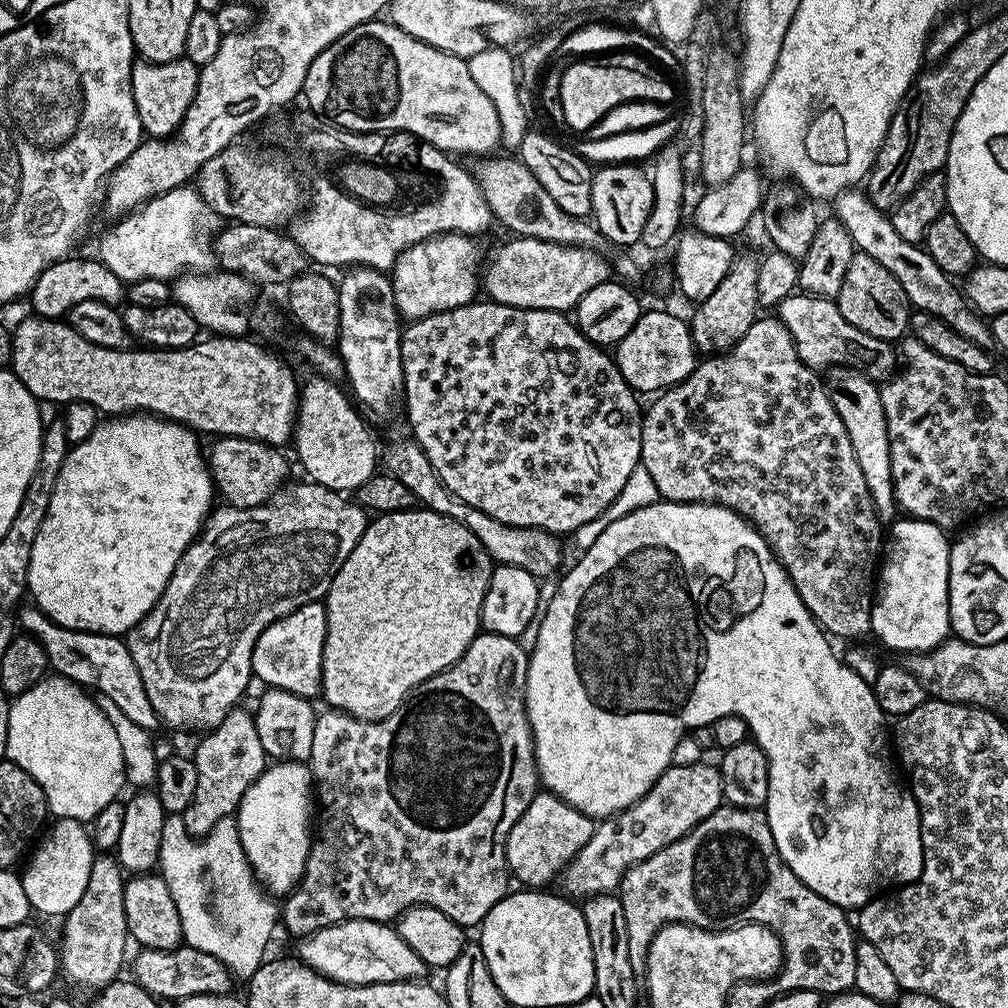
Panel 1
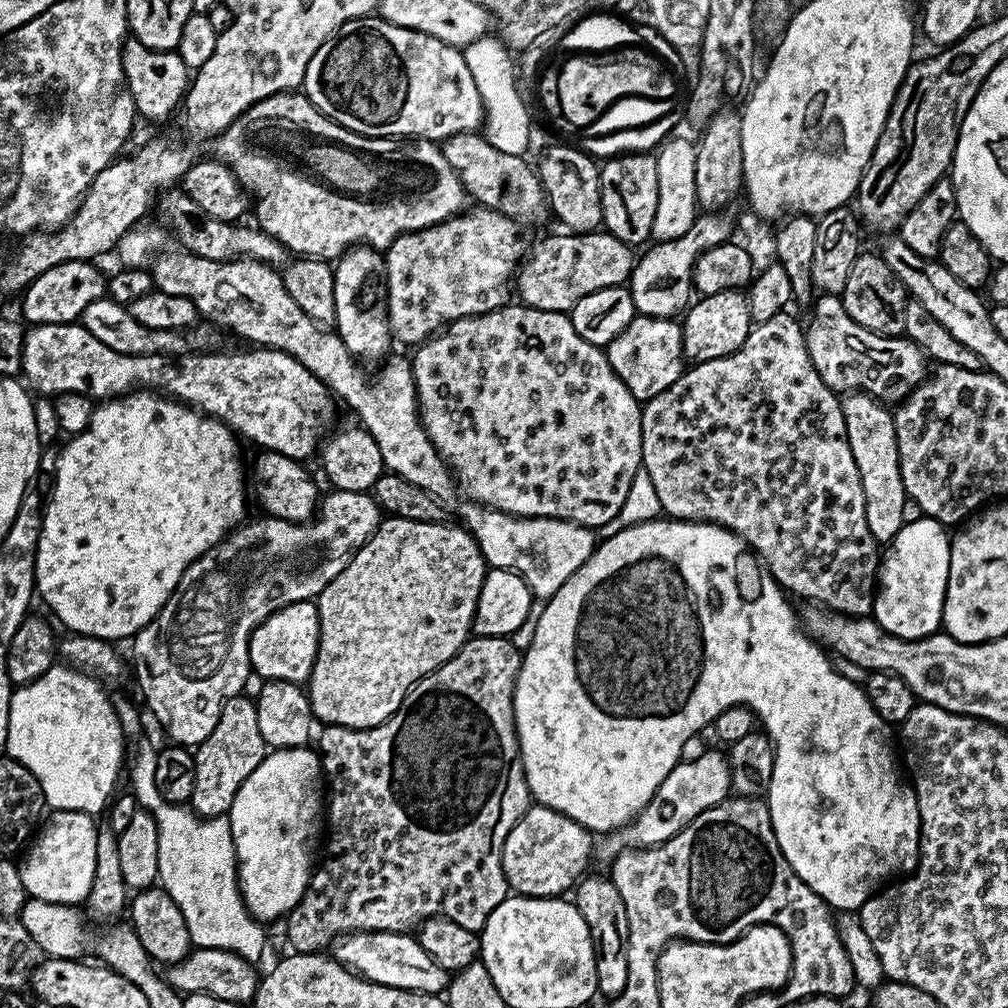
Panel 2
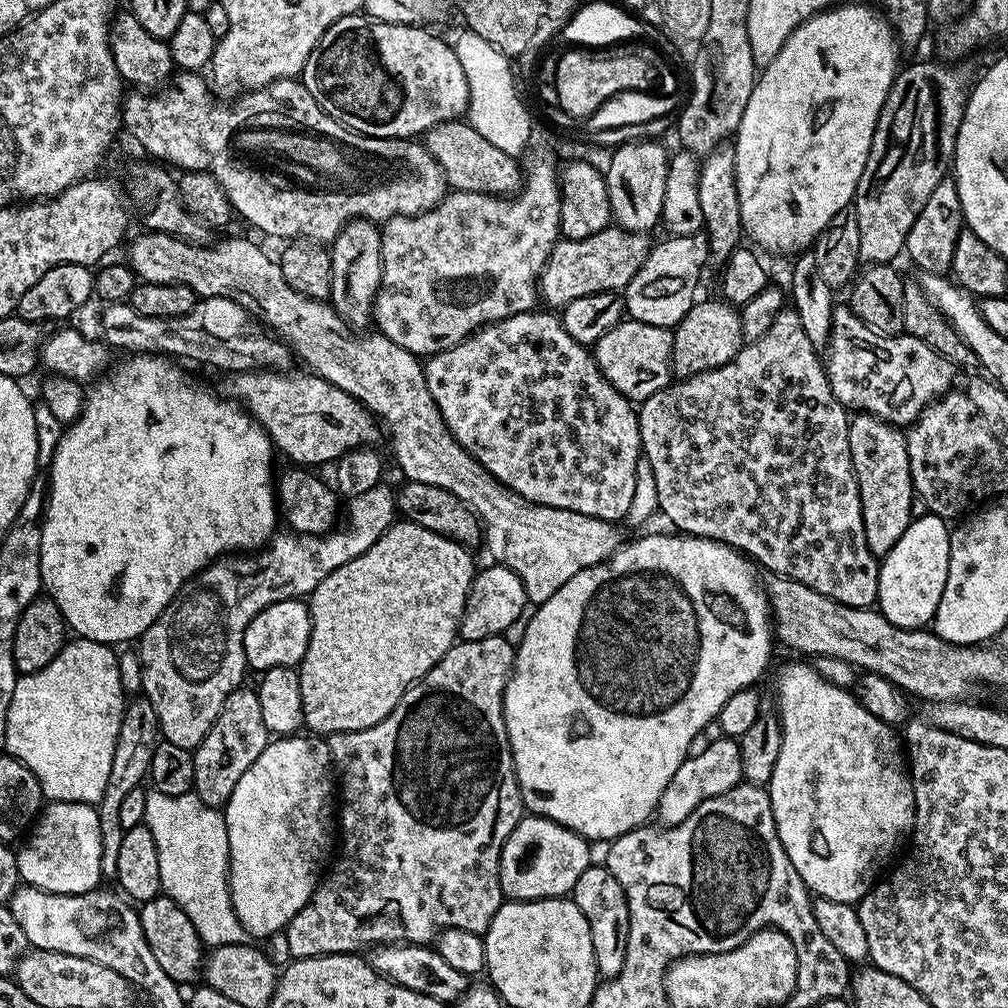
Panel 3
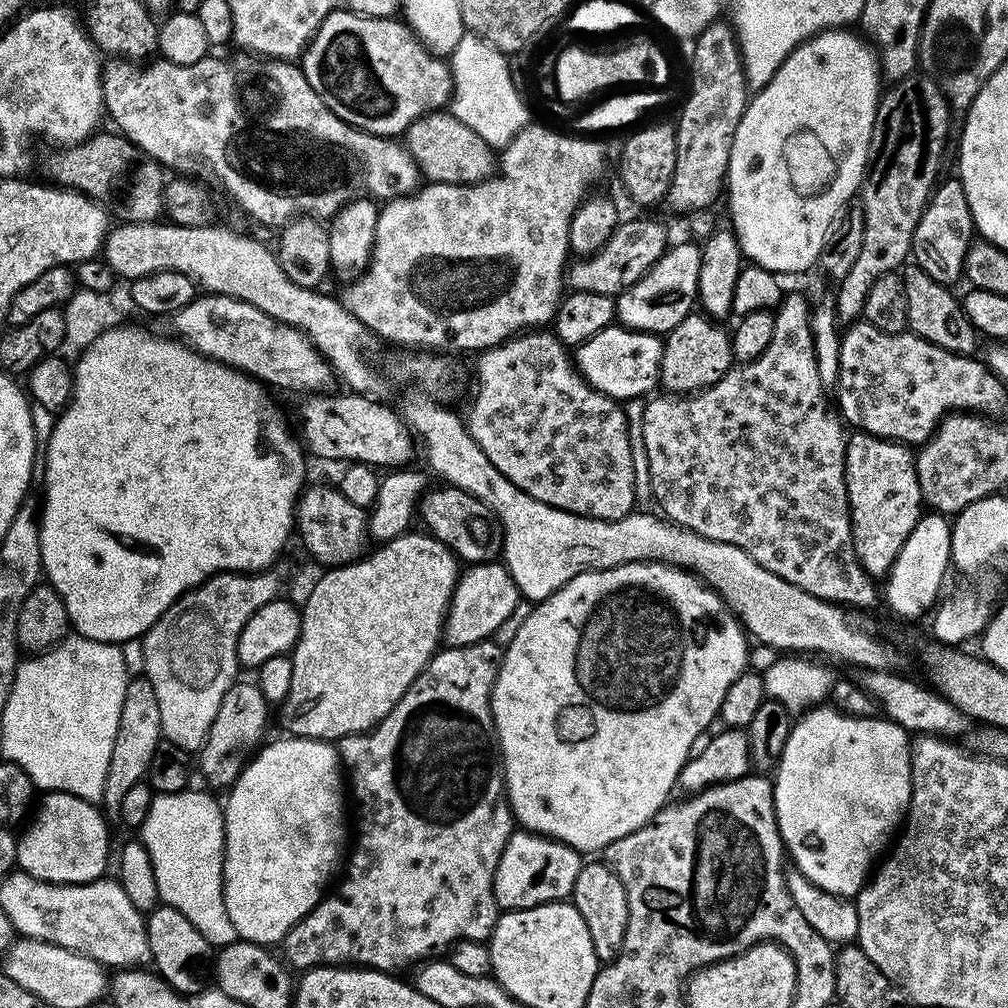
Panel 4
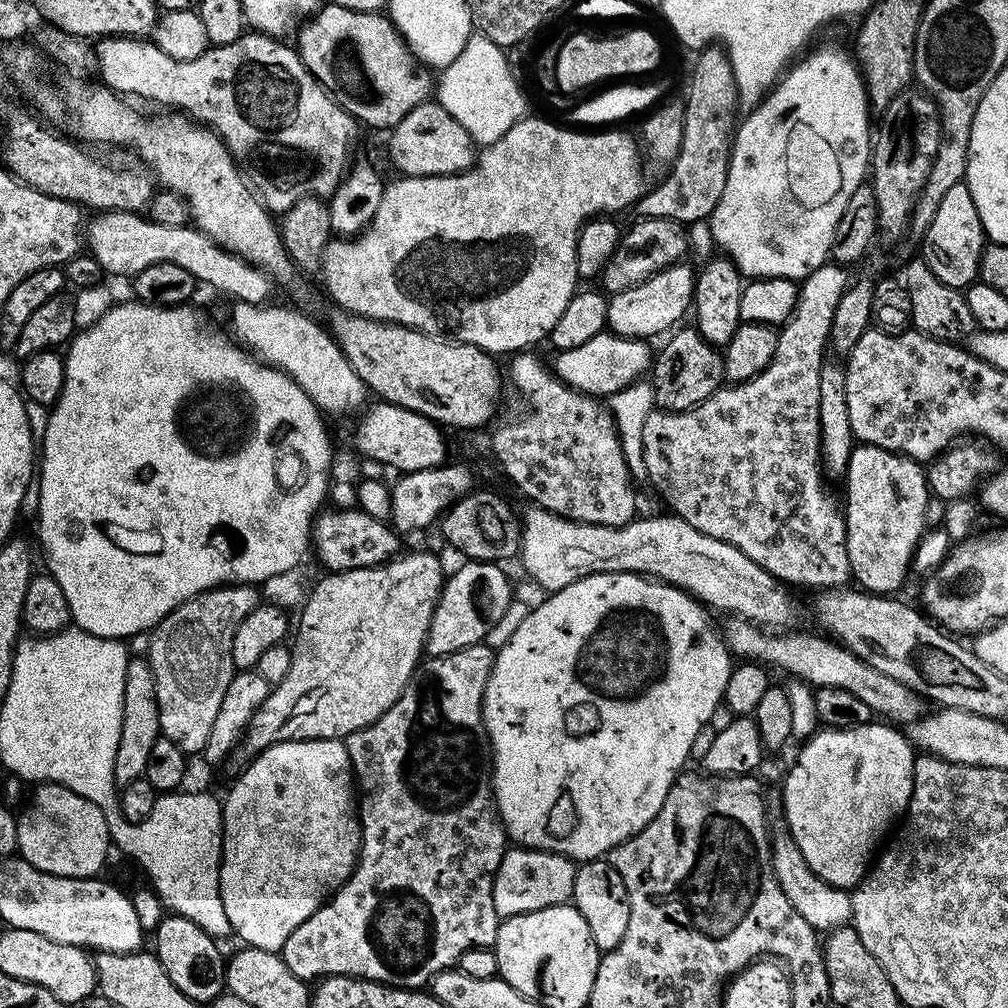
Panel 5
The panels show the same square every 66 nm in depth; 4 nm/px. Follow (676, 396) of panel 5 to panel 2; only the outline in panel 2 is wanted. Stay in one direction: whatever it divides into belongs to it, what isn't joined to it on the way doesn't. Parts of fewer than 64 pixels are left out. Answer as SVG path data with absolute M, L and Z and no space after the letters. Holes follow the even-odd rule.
M724 288L718 294L701 295L699 299L682 316L682 350L689 365L734 354L746 342L748 331L754 326L748 297L743 291Z

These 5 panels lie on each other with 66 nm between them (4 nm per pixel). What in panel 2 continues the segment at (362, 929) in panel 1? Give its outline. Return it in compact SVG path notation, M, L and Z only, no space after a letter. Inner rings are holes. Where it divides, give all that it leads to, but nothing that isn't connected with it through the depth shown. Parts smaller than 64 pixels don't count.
M354 932L335 945L335 959L345 968L352 969L365 980L373 980L375 984L401 988L411 992L430 992L440 994L450 983L450 973L442 970L426 950L422 950L419 939L415 935L402 932Z

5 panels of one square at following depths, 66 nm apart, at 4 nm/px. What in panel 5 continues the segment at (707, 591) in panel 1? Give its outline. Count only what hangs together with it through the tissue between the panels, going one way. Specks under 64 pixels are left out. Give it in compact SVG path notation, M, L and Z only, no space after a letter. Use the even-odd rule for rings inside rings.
M636 572L594 574L582 578L578 582L570 582L570 586L545 595L543 598L545 600L537 608L535 605L526 614L526 618L518 626L517 632L510 637L510 642L506 642L506 646L502 646L495 653L490 678L486 682L486 690L484 691L484 728L488 732L489 740L492 741L492 798L496 802L496 811L500 813L500 821L504 824L507 839L513 845L522 848L537 848L543 852L557 852L576 862L598 860L607 857L613 848L618 847L622 842L626 842L634 834L641 832L656 817L658 810L662 810L662 802L666 802L666 794L670 790L670 786L687 765L684 763L689 763L694 738L698 738L700 731L709 727L709 720L714 708L722 703L724 699L726 682L730 678L734 667L734 656L728 645L725 644L723 635L718 631L718 628L712 625L712 620L708 617L710 615L709 609L705 605L701 604L696 597L691 596L689 592L683 592L681 588L676 588L673 584L665 584L662 580L653 580L651 576L640 576ZM873 722L857 728L821 727L799 745L800 753L784 780L783 823L787 825L798 850L802 850L806 866L810 866L818 878L836 888L851 890L863 880L864 873L873 863L874 853L881 847L880 839L887 834L892 819L895 816L896 819L903 817L908 811L917 753L907 735L896 728L899 727L888 722Z

